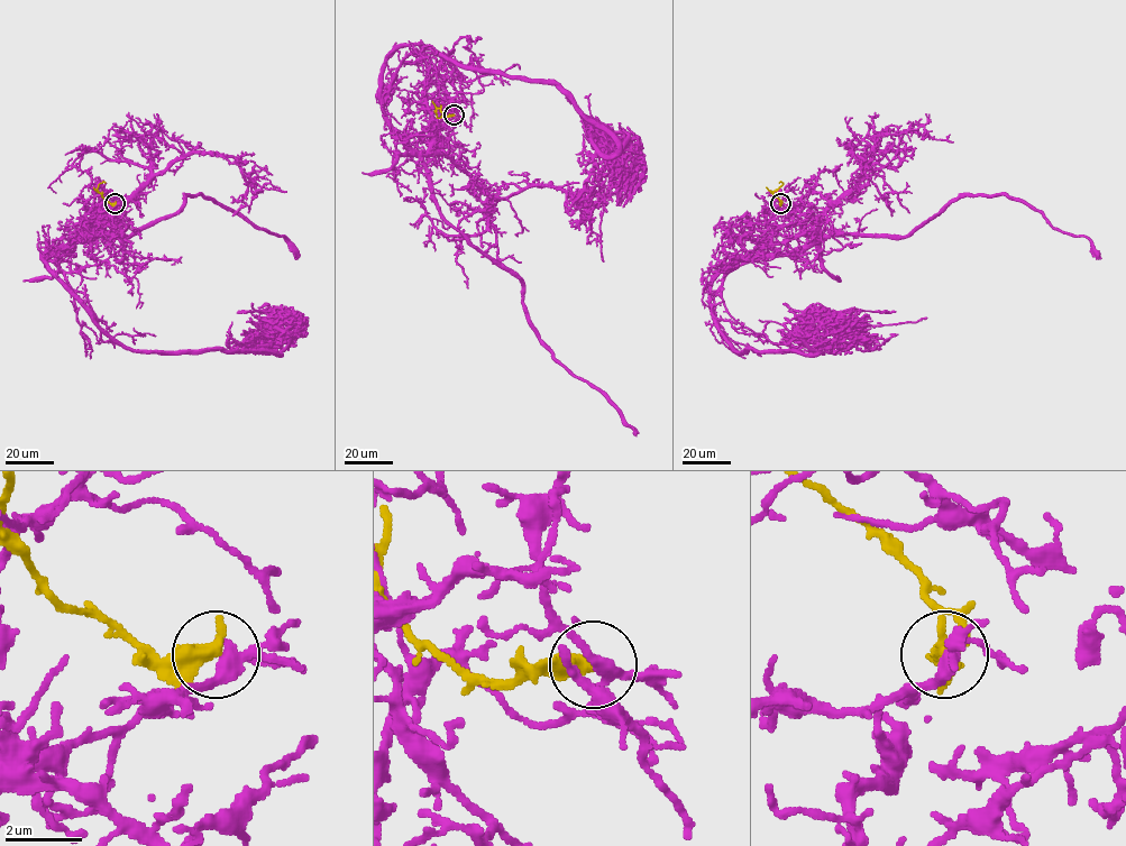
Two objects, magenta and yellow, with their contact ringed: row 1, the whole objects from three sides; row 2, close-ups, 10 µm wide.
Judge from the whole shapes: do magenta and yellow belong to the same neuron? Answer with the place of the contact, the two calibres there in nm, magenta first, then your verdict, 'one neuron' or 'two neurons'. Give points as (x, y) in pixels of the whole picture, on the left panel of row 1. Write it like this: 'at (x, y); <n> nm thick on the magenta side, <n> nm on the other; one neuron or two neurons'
at (115, 203); 280 nm thick on the magenta side, 550 nm on the other; two neurons

